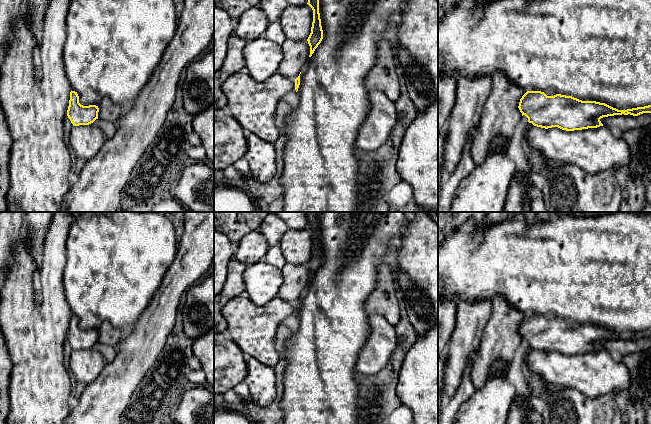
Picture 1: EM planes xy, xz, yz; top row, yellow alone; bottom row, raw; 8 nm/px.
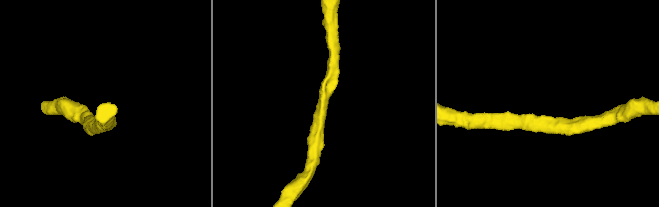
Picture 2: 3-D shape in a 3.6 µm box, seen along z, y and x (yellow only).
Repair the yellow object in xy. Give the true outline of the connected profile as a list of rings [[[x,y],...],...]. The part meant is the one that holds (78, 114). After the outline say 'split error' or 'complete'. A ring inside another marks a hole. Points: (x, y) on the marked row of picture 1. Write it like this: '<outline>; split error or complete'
[[[70,92],[67,116],[73,126],[89,125],[98,119],[99,108],[96,105],[83,106],[79,103],[77,92]]]; complete

